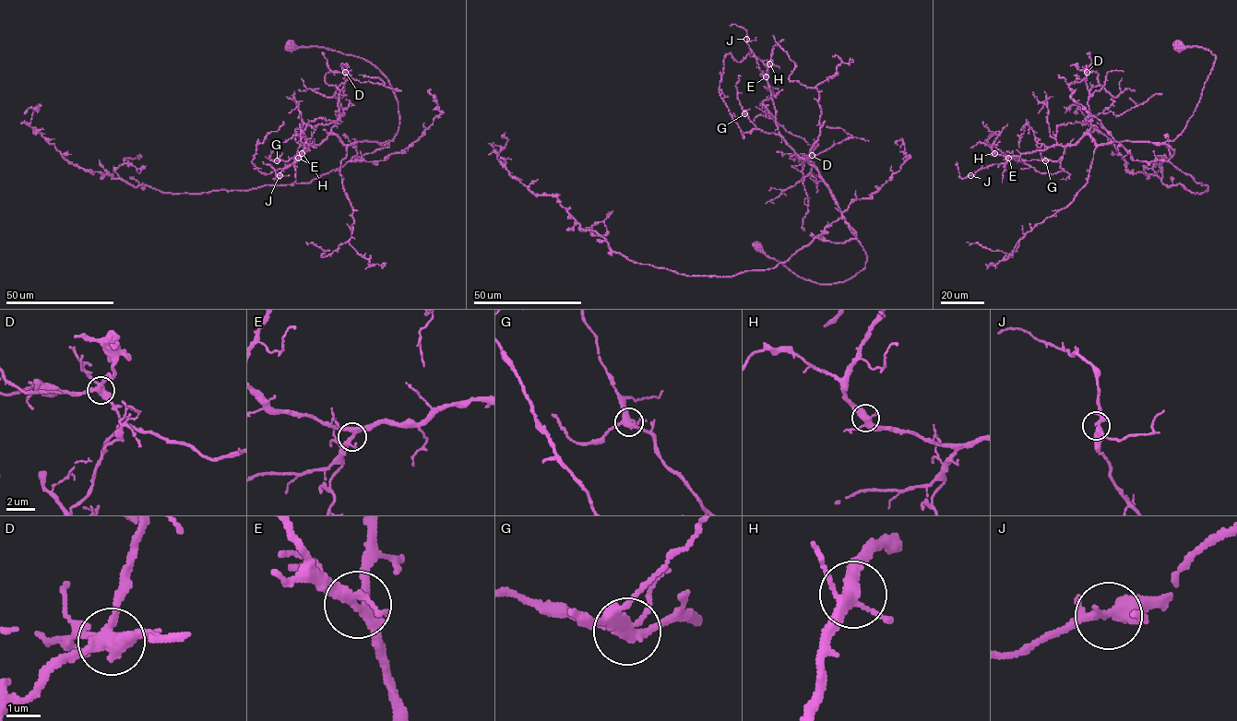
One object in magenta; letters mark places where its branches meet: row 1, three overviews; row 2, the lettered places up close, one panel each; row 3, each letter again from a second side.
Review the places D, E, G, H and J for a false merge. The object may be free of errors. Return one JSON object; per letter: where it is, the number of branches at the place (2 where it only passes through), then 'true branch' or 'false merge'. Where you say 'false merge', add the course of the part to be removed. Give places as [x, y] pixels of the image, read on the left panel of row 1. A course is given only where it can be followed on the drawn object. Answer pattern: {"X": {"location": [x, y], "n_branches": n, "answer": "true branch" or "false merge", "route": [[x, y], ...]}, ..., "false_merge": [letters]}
{"D": {"location": [345, 72], "n_branches": 4, "answer": "false merge"}, "E": {"location": [298, 158], "n_branches": 4, "answer": "true branch"}, "G": {"location": [277, 160], "n_branches": 4, "answer": "true branch"}, "H": {"location": [302, 153], "n_branches": 4, "answer": "true branch"}, "J": {"location": [279, 175], "n_branches": 4, "answer": "true branch"}, "false_merge": ["D"]}

